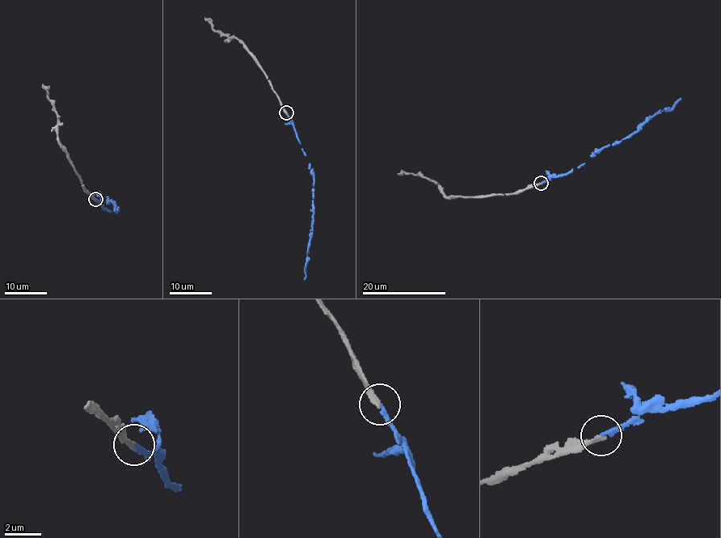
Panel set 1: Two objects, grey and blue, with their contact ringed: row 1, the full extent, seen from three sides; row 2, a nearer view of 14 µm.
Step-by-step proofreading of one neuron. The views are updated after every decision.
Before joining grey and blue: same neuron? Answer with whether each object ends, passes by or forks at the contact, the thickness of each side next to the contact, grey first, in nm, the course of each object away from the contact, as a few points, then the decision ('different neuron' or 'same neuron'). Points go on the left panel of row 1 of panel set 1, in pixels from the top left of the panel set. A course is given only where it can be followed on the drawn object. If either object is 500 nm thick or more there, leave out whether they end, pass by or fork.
grey ends; blue ends; calibres 260 and 220 nm; course grey (95, 199), (85, 189), (68, 153), (59, 140), (58, 116), (48, 99), (48, 91), (42, 84); course blue (95, 199), (103, 209), (118, 211), (115, 212), (115, 205), (111, 201), (110, 203), (107, 196); same neuron

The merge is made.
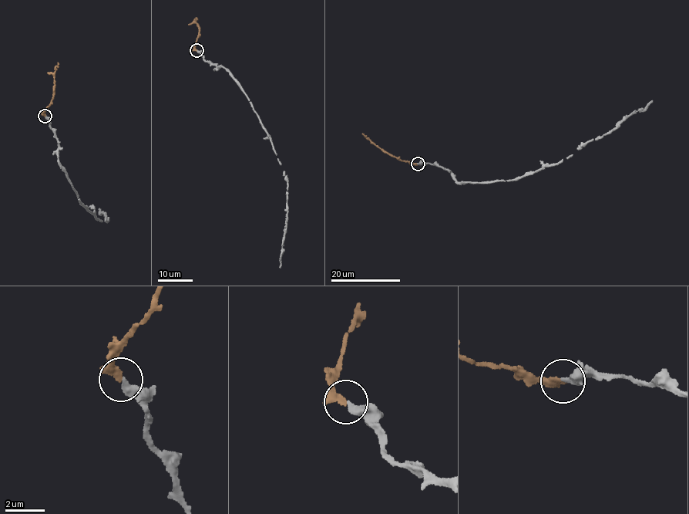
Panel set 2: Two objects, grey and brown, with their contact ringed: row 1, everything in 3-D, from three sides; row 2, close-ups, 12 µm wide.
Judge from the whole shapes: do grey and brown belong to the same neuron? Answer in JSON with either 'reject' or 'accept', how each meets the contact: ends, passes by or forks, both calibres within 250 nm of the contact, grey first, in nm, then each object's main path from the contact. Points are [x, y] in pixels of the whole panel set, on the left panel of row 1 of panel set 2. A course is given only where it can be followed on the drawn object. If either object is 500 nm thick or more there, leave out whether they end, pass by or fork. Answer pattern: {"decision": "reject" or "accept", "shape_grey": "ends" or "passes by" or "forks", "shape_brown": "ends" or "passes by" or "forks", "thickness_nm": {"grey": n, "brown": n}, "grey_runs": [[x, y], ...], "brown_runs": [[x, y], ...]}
{"decision": "accept", "shape_grey": "ends", "shape_brown": "ends", "thickness_nm": {"grey": 360, "brown": 320}, "grey_runs": [[45, 116], [58, 142], [58, 160], [80, 204], [94, 214], [95, 219], [108, 221], [99, 208]], "brown_runs": [[45, 116], [45, 110], [53, 98], [58, 62]]}

